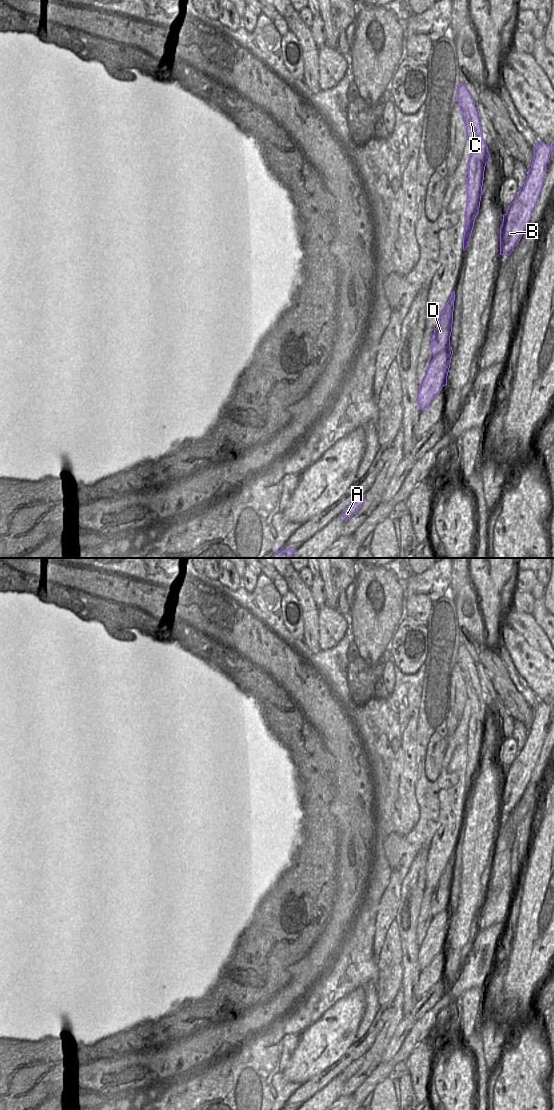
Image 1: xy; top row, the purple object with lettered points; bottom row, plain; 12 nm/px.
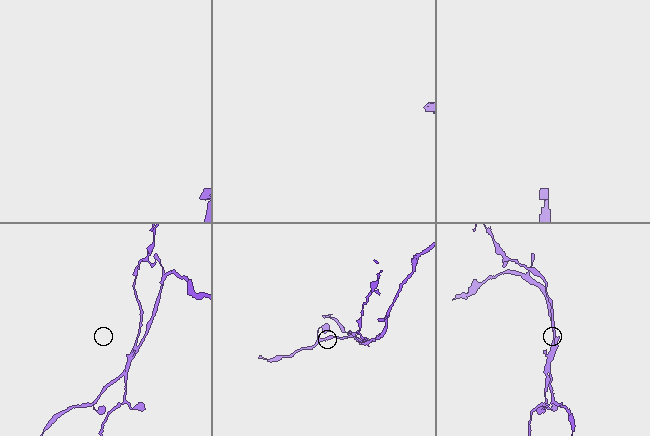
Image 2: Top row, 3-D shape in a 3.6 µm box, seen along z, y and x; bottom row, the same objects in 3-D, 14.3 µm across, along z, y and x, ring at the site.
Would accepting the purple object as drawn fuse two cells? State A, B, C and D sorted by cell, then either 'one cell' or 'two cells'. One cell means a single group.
groups A B / C D; two cells

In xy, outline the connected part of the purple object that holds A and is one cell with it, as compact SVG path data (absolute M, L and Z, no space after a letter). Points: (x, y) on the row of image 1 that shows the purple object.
M364 495L351 502L342 512L344 519L350 519L354 514L358 512L364 502Z

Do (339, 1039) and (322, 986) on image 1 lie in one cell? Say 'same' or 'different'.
different

